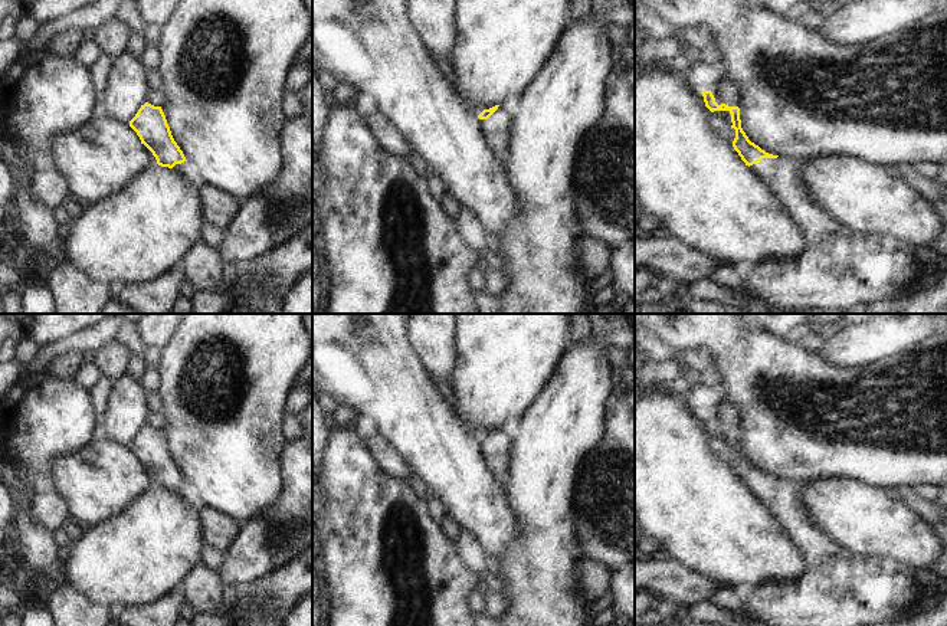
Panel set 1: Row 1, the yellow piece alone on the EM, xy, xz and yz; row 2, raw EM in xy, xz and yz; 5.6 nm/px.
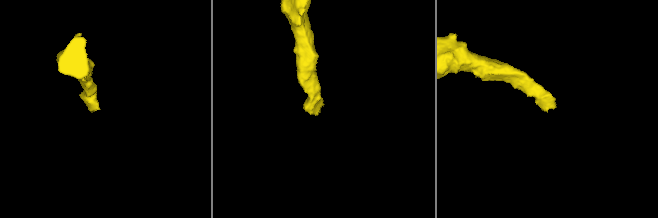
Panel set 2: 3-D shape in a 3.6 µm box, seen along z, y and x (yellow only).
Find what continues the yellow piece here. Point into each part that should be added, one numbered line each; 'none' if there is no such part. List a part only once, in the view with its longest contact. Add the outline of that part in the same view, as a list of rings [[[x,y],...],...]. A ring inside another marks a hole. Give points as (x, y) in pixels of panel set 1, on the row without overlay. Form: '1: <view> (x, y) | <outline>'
1: yz (838, 587) | [[[783,479],[761,481],[758,486],[750,488],[750,492],[800,547],[805,573],[797,581],[766,583],[760,589],[748,590],[746,602],[753,610],[741,613],[746,619],[767,626],[882,626],[918,609],[928,594],[915,570],[891,558],[843,550],[817,530],[800,502],[799,485]]]

